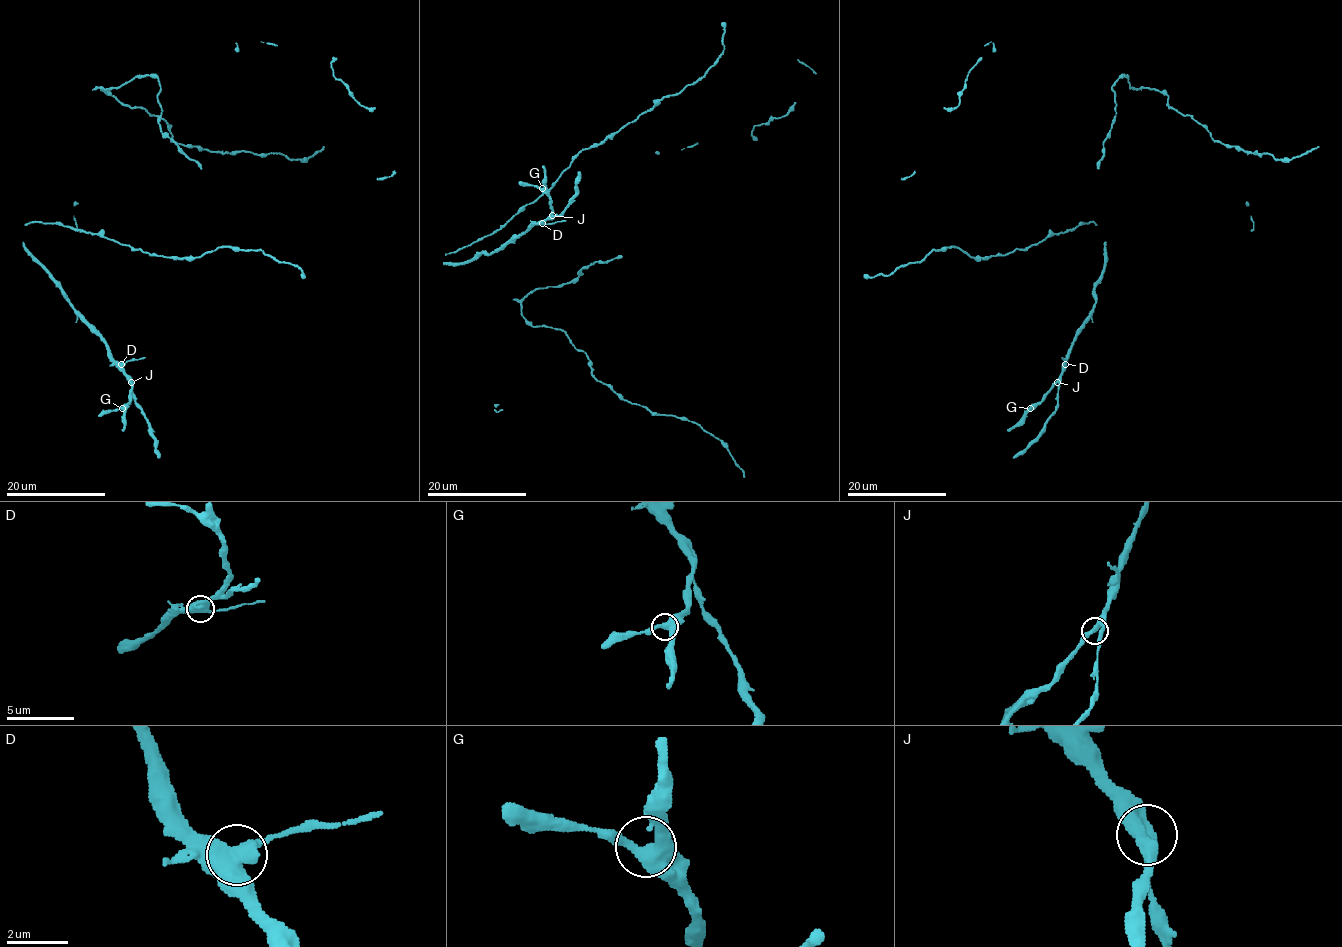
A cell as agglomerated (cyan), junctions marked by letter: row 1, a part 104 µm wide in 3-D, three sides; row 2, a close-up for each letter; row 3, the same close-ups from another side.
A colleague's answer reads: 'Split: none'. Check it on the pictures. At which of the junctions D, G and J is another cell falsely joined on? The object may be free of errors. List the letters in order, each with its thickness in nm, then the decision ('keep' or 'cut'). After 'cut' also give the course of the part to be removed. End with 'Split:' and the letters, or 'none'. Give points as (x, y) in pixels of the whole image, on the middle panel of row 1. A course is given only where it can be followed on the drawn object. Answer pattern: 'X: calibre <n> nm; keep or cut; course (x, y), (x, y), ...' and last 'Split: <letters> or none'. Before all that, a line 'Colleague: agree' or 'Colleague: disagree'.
Colleague: disagree
D: calibre 500 nm; cut; course (542, 223), (566, 220)
G: calibre 460 nm; keep
J: calibre 320 nm; keep
Split: D

